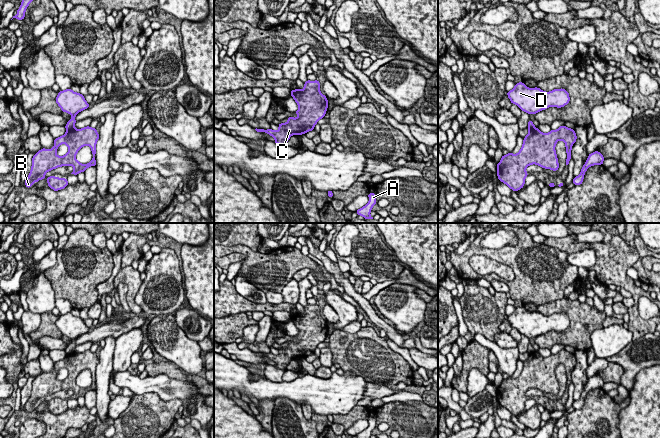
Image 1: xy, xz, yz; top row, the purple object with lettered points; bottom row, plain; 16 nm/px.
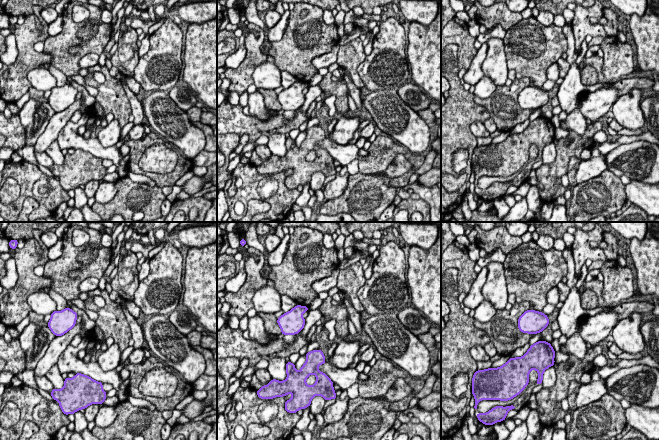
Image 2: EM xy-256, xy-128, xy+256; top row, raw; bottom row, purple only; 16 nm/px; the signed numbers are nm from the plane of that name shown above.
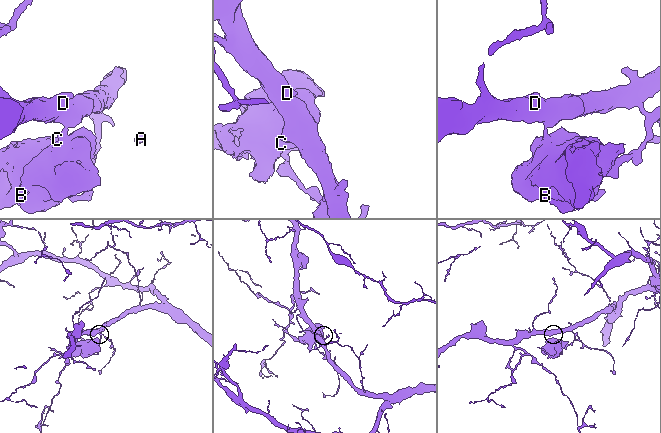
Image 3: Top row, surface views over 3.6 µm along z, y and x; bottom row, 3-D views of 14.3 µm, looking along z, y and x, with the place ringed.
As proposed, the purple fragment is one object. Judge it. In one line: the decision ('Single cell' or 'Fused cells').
Fused cells

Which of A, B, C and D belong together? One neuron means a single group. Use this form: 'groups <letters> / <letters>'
groups A D / B C

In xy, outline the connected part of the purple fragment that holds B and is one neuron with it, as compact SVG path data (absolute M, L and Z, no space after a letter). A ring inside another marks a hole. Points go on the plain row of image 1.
M87 350L82 353L70 353L67 356L54 364L52 373L42 372L32 382L32 391L30 398L25 404L27 412L31 412L35 406L40 403L46 403L45 397L61 390L71 389L74 394L71 398L78 399L80 396L90 390L96 390L95 378L96 367L99 363L99 358L95 352ZM61 368L66 368L69 372L68 377L64 380L57 380L56 375ZM89 369L92 374L93 382L88 388L81 388L76 384L76 378L80 372Z

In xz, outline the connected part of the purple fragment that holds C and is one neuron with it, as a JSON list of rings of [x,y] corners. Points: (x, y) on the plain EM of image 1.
[[[307,304],[304,307],[304,313],[296,313],[291,316],[290,320],[294,322],[299,330],[295,336],[298,341],[288,341],[286,347],[278,349],[279,354],[274,355],[271,352],[255,353],[257,356],[265,356],[275,362],[275,367],[278,369],[286,370],[287,365],[292,359],[302,359],[308,355],[313,355],[314,350],[318,344],[324,342],[327,332],[328,324],[320,316],[320,306]]]

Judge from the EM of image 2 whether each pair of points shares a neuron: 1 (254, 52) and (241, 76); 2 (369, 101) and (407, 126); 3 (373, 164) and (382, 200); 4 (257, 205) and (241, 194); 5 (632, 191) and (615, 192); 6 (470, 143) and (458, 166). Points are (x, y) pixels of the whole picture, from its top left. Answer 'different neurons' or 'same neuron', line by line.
1: same neuron
2: same neuron
3: different neurons
4: different neurons
5: different neurons
6: different neurons

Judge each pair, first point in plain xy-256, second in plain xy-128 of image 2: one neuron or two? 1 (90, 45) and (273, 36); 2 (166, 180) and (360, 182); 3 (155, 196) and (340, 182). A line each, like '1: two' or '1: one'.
1: two
2: two
3: two

